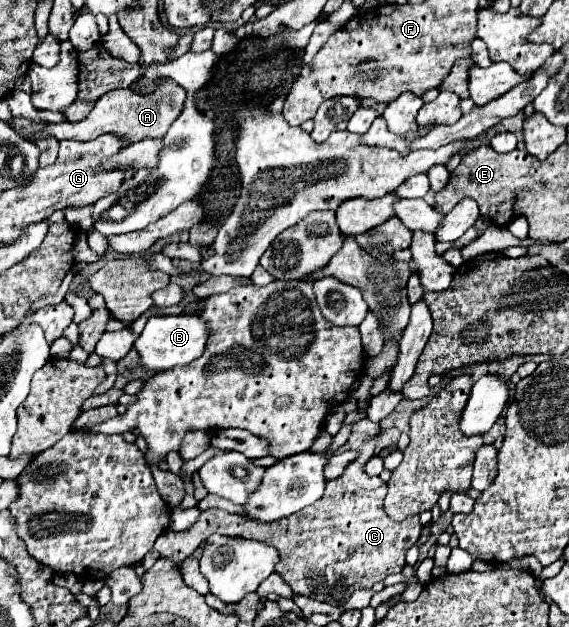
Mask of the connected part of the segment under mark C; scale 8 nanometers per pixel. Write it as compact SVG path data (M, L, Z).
M382 432L364 440L358 448L358 458L346 466L344 474L336 480L328 480L324 496L316 500L316 504L302 508L298 514L284 520L262 522L248 520L240 514L228 514L224 510L204 510L190 530L162 532L154 548L160 552L160 558L182 562L212 534L260 540L278 548L280 562L276 564L276 572L294 590L294 594L342 604L352 590L370 588L376 582L382 582L388 574L398 574L406 564L406 550L422 532L418 516L408 516L404 522L394 522L386 516L382 506L386 484L380 476L368 476L364 470L366 462L374 456L380 436Z

